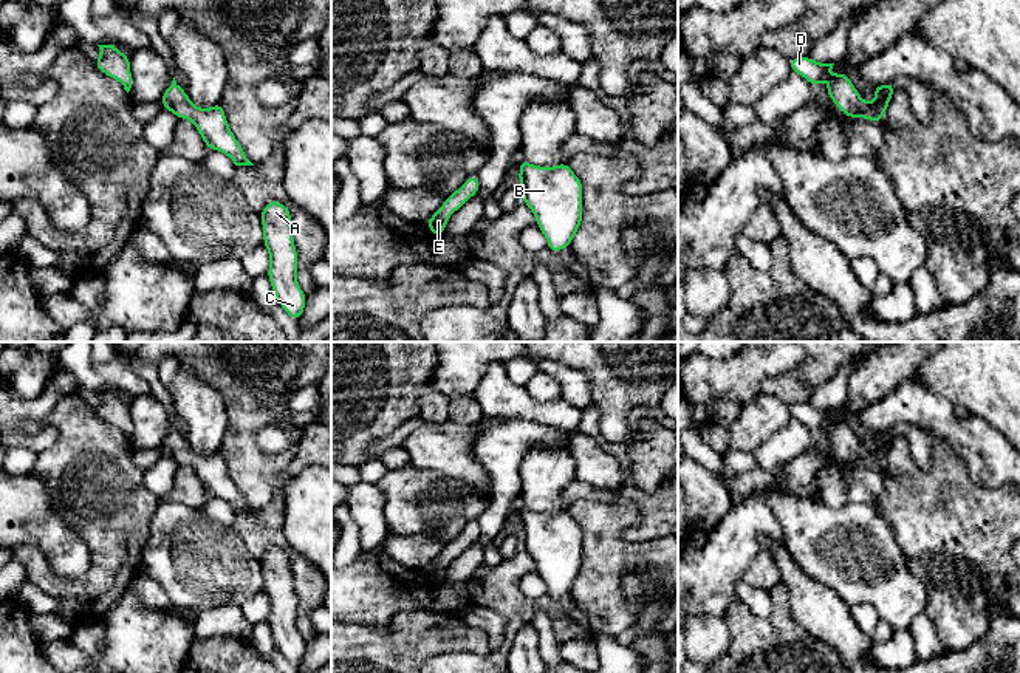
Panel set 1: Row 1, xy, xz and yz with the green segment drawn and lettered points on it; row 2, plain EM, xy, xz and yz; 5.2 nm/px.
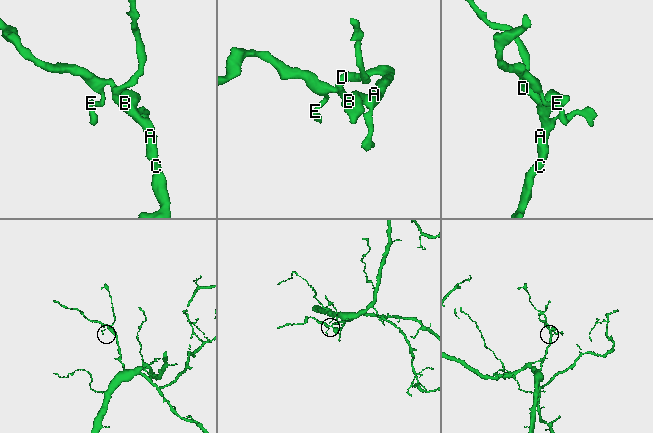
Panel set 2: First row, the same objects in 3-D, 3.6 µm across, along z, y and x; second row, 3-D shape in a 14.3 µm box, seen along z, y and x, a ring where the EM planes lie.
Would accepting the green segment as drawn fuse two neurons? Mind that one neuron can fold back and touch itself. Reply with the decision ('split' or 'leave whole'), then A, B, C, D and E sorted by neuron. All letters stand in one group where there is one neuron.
leave whole | A B C D E

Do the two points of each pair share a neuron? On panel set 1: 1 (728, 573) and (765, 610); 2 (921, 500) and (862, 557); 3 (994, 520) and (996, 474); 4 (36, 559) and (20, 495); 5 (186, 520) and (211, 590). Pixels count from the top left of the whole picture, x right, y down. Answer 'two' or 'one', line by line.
1: two
2: two
3: two
4: two
5: one

